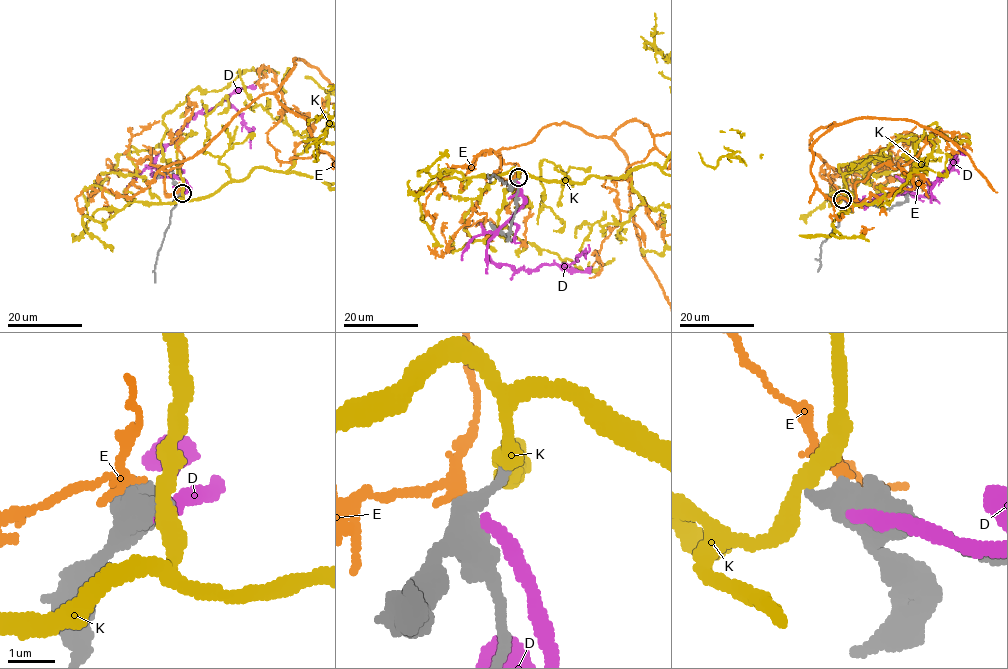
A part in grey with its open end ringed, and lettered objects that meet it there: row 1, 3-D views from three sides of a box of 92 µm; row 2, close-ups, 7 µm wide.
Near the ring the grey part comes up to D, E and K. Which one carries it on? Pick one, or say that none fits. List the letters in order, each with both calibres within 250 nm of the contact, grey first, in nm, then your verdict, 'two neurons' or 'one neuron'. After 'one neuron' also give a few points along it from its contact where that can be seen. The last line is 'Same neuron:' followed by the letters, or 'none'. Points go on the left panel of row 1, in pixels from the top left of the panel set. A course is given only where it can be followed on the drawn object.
D: 550 nm thick on the grey side, 320 nm on the other; two neurons
E: 700 nm thick on the grey side, 240 nm on the other; two neurons
K: 280 nm thick on the grey side, 320 nm on the other; two neurons
Same neuron: none

